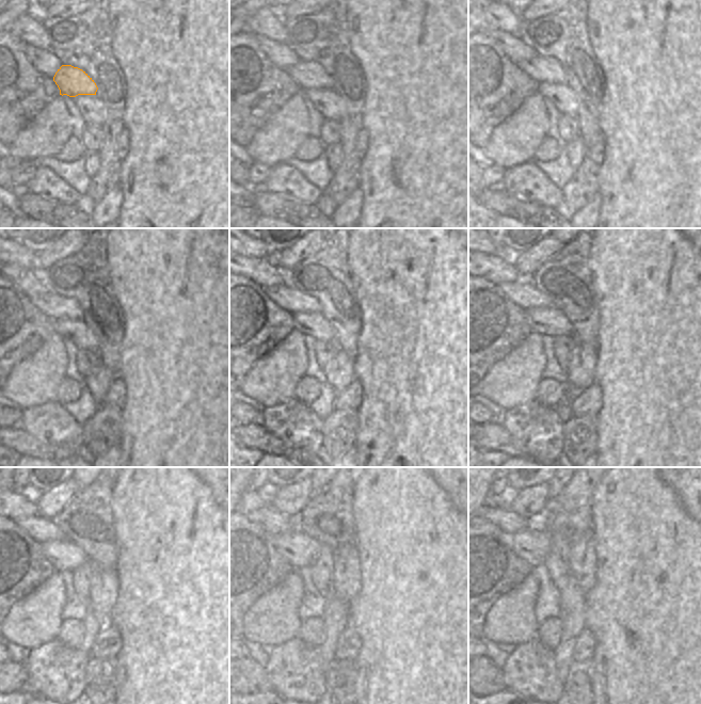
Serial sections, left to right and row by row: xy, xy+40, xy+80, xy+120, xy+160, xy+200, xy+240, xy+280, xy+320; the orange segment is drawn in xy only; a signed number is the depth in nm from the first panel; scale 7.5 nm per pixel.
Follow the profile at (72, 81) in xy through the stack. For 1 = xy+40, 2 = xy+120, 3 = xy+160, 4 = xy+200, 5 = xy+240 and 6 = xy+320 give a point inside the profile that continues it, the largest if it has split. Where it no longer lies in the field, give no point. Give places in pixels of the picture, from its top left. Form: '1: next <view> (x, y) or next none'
1: next xy+40 (307, 74)
2: next xy+120 (56, 306)
3: next xy+160 (287, 297)
4: next xy+200 (523, 292)
5: next xy+240 (42, 529)
6: next xy+320 (505, 518)

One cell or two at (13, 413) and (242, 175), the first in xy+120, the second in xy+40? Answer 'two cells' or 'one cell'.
two cells

